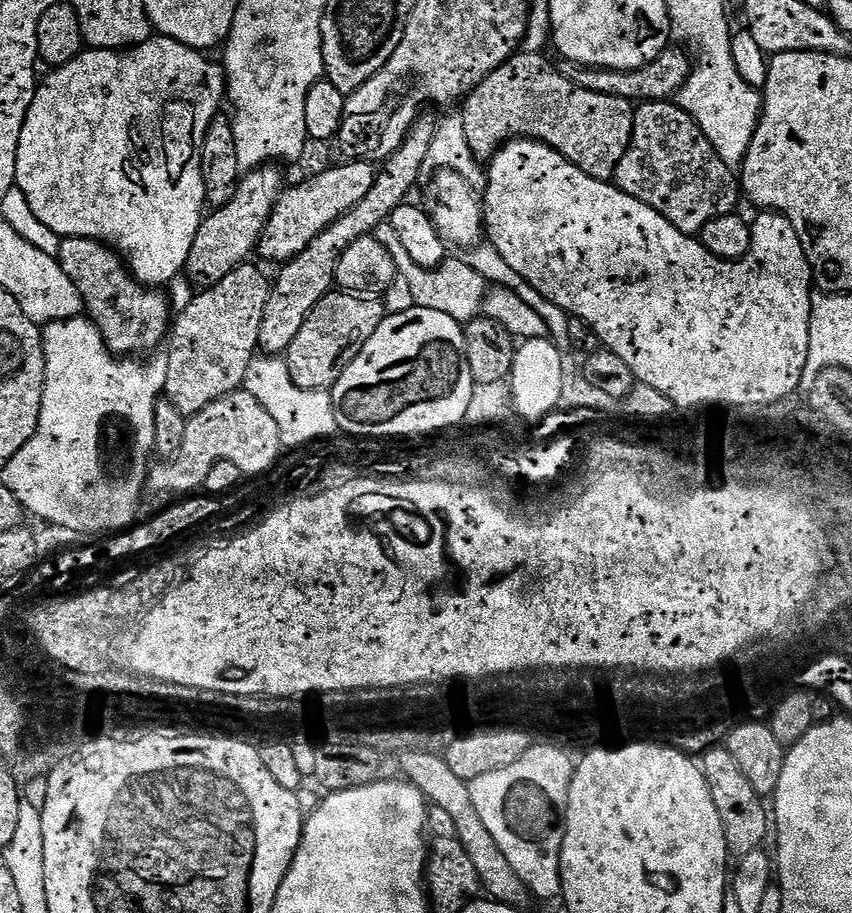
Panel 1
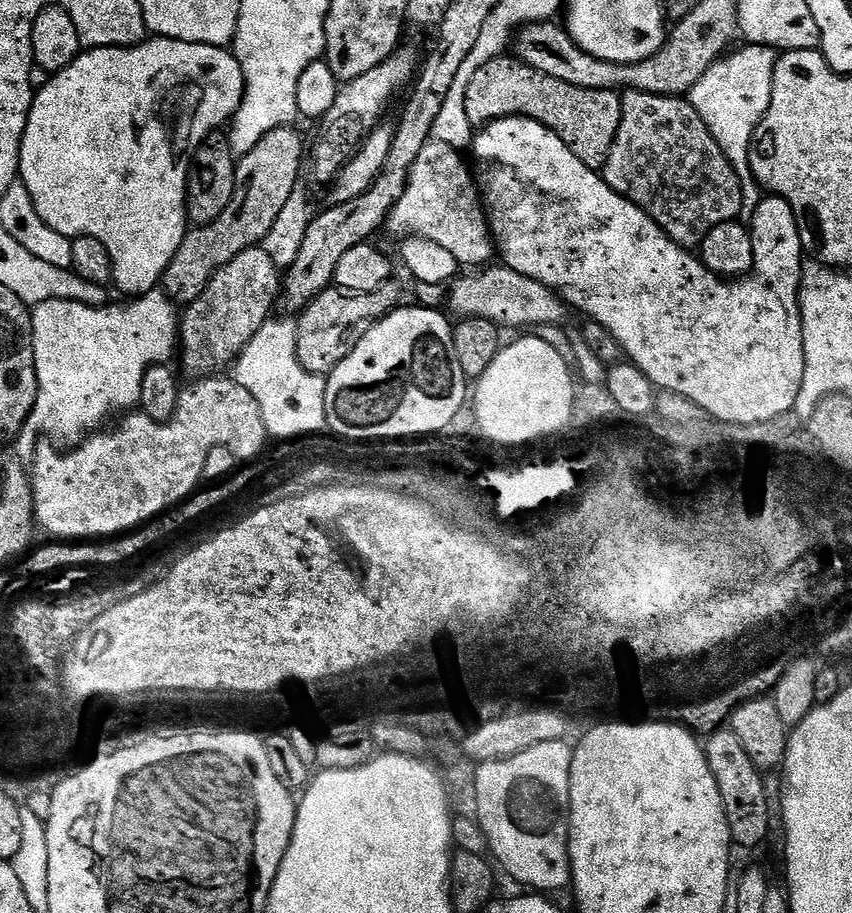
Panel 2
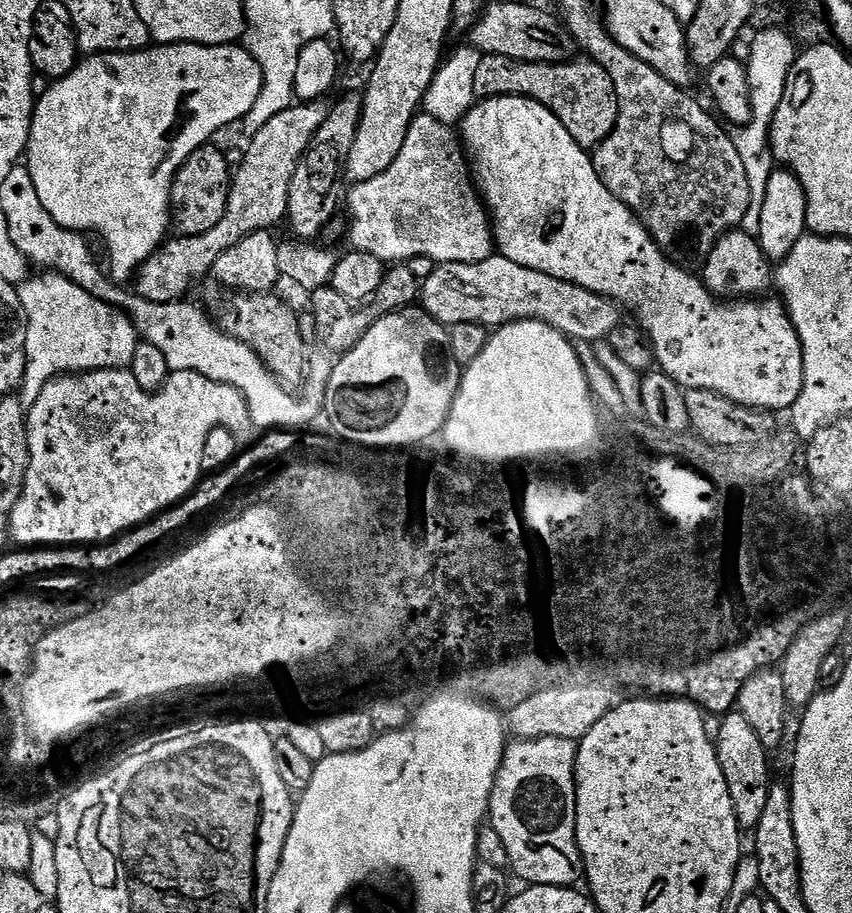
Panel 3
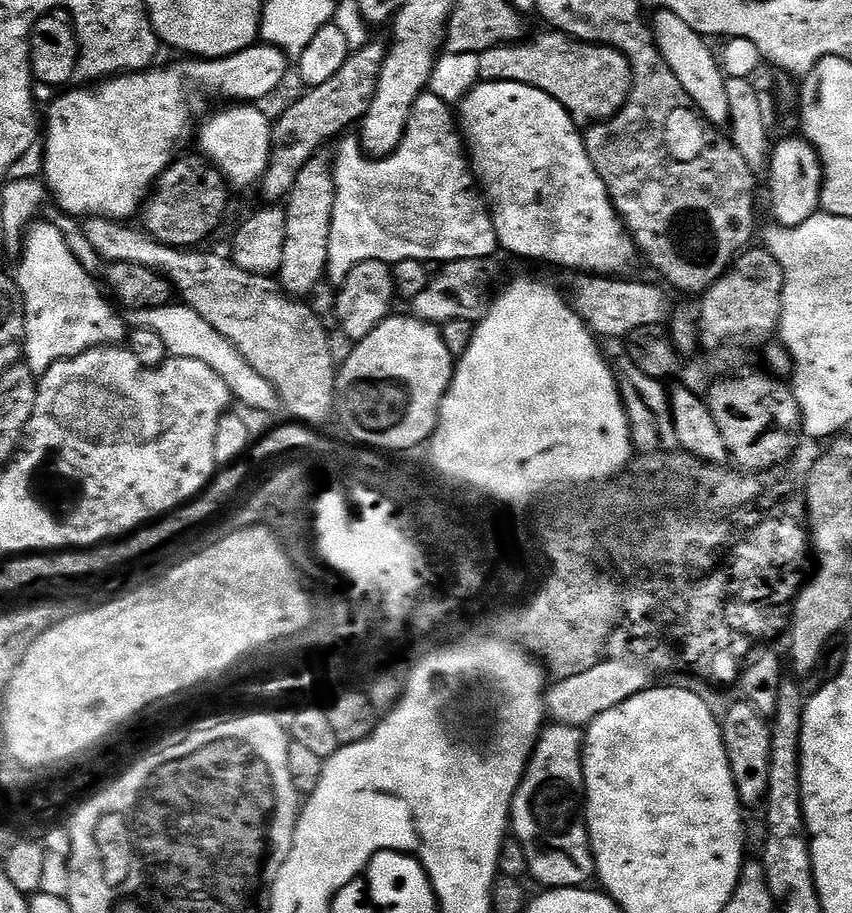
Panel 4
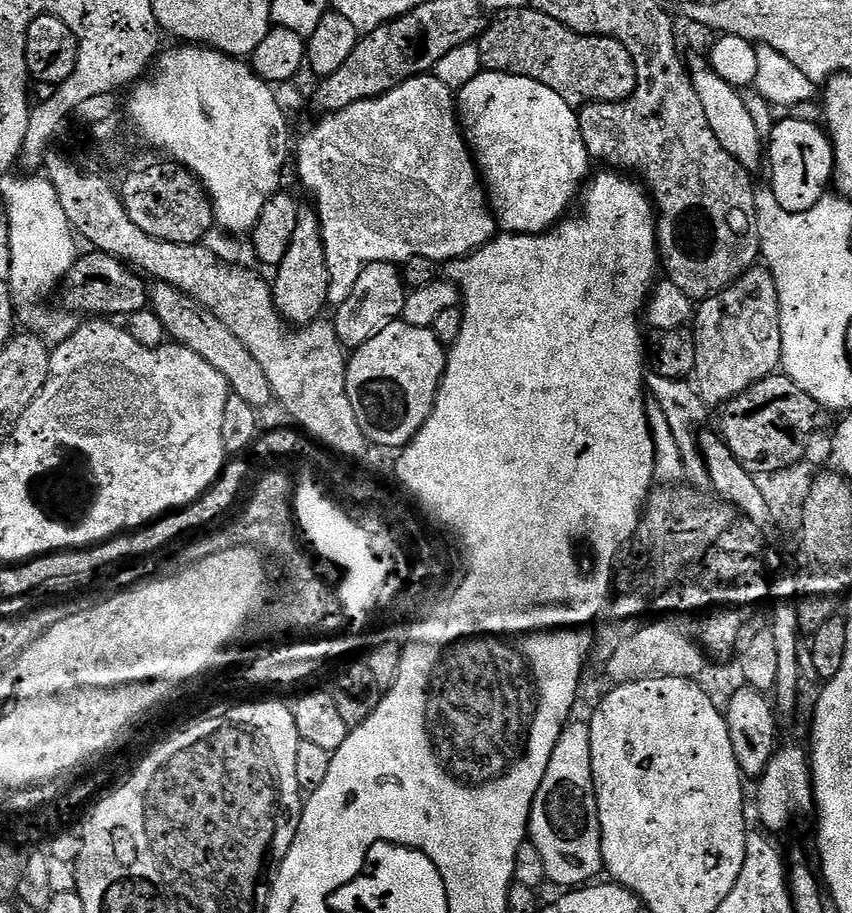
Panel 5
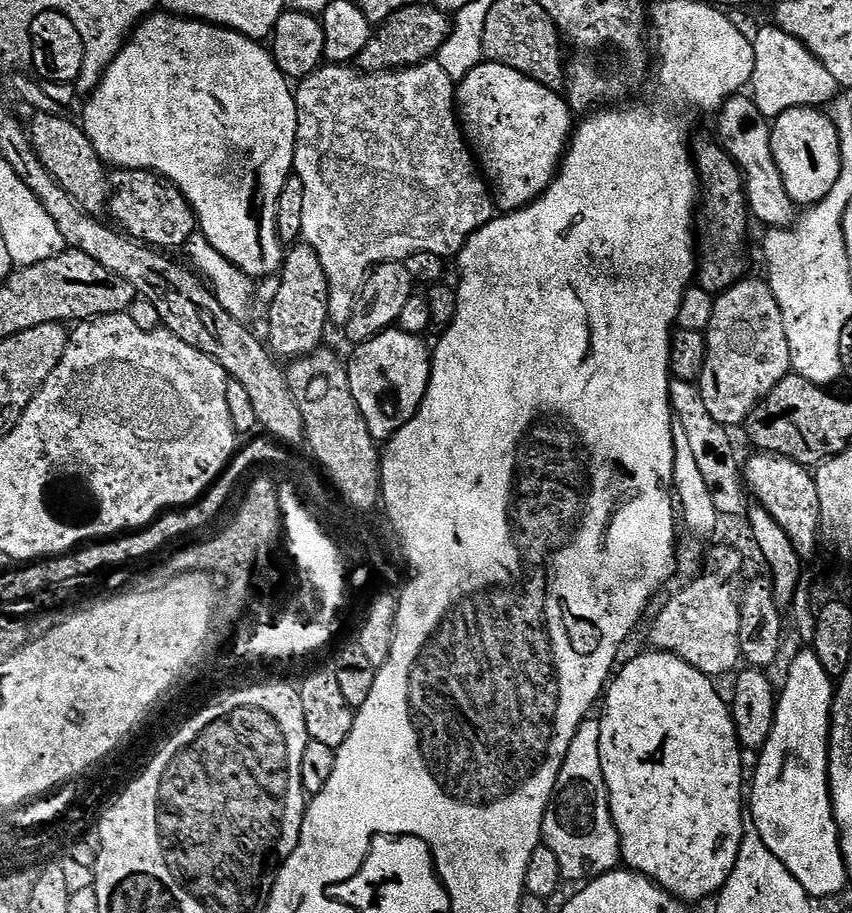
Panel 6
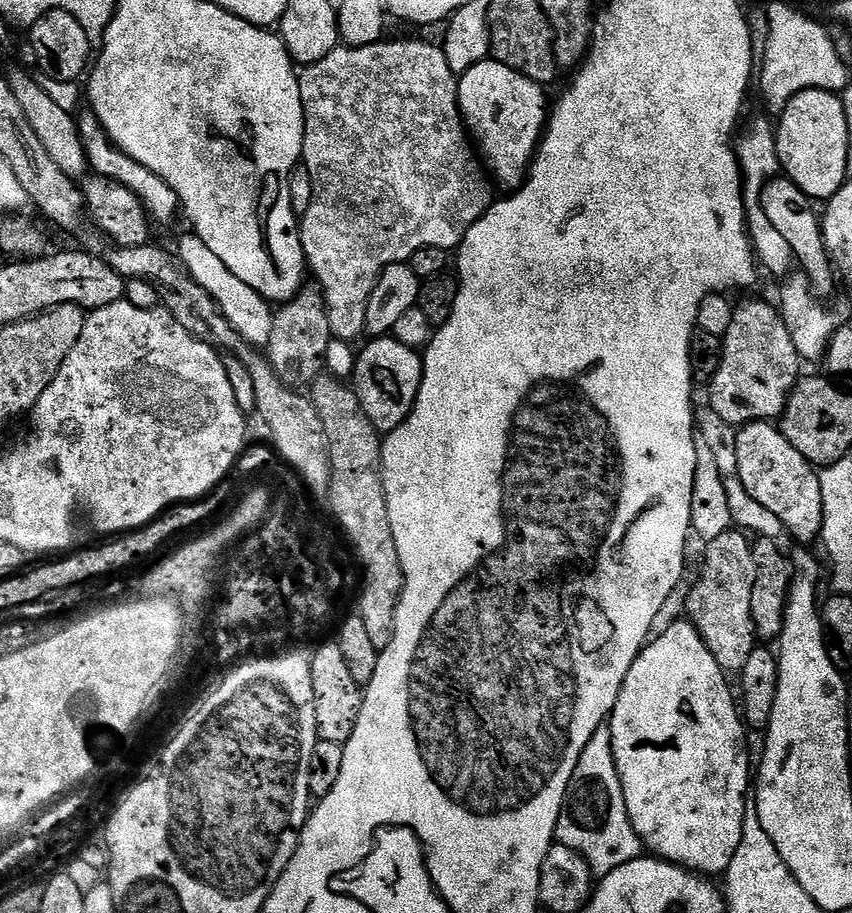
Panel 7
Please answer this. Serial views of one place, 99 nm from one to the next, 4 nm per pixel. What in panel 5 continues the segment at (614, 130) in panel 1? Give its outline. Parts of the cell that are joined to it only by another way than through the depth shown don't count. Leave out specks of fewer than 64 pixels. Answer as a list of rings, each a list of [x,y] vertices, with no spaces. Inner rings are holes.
[[[508,8],[485,27],[478,40],[480,67],[485,72],[505,72],[534,78],[550,86],[571,108],[628,100],[634,94],[638,74],[634,58],[622,42],[609,36],[587,36],[562,26],[537,8]]]

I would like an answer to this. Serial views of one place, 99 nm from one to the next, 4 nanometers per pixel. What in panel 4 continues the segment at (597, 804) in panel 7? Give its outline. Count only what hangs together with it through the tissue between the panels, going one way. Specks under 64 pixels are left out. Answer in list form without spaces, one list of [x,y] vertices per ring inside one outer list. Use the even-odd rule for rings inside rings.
[[[549,723],[541,731],[522,782],[514,794],[510,832],[526,850],[528,859],[527,875],[538,883],[550,888],[578,888],[593,879],[596,863],[592,857],[592,843],[584,821],[584,732],[569,724]]]

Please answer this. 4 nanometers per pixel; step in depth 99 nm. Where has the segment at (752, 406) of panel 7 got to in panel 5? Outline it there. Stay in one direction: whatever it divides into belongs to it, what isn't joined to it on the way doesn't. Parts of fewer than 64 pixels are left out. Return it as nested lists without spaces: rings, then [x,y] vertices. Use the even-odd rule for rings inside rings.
[[[753,266],[728,288],[699,301],[694,312],[696,334],[696,371],[694,387],[708,406],[723,406],[759,380],[773,375],[782,358],[782,326],[780,325],[780,291],[772,273],[764,266]]]

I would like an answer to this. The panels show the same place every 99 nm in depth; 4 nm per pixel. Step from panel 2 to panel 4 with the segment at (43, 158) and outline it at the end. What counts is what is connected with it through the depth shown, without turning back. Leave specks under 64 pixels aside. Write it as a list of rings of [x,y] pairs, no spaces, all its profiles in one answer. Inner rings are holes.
[[[257,42],[251,48],[242,50],[238,54],[230,54],[223,56],[217,60],[205,60],[203,58],[184,58],[181,64],[168,64],[165,68],[161,66],[153,66],[142,72],[125,72],[119,76],[105,78],[95,86],[76,86],[73,92],[61,91],[56,101],[48,108],[48,125],[44,128],[44,140],[42,139],[42,147],[44,151],[44,171],[42,173],[43,183],[46,185],[47,191],[50,193],[51,199],[56,199],[56,204],[61,208],[61,213],[67,214],[72,218],[87,218],[89,216],[104,216],[108,220],[127,221],[128,216],[132,216],[141,211],[142,205],[148,199],[156,179],[172,165],[172,161],[177,159],[178,153],[181,151],[180,143],[188,136],[188,131],[192,128],[192,84],[188,80],[204,80],[204,84],[208,88],[220,88],[220,92],[224,96],[229,96],[232,102],[260,102],[256,100],[264,100],[284,79],[288,76],[288,67],[290,61],[281,48],[274,48],[271,44]]]

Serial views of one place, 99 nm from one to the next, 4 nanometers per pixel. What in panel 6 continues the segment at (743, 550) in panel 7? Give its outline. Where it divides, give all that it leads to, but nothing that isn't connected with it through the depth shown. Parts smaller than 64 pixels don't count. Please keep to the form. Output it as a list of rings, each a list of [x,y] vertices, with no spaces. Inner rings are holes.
[[[720,544],[706,556],[706,570],[680,594],[670,599],[666,608],[651,621],[653,649],[682,658],[694,670],[713,678],[741,667],[740,601],[732,583],[740,572],[740,556],[732,548]]]

